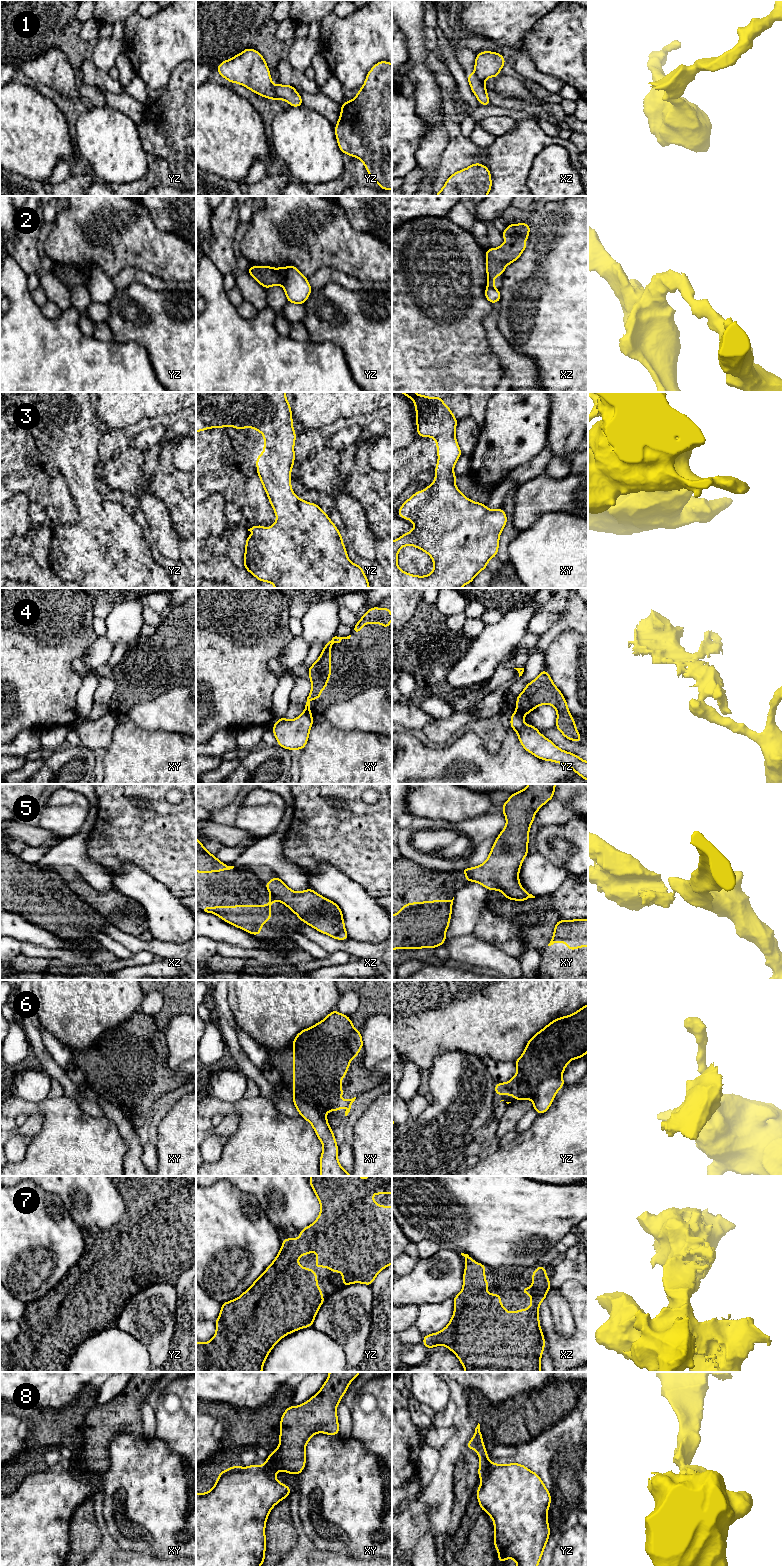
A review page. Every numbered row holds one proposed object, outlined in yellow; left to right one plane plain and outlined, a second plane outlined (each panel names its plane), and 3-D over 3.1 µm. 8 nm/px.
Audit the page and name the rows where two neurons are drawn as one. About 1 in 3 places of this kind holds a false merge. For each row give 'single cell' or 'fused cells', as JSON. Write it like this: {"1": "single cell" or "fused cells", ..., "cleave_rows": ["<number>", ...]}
{"1": "fused cells", "2": "fused cells", "3": "single cell", "4": "fused cells", "5": "fused cells", "6": "fused cells", "7": "single cell", "8": "fused cells", "cleave_rows": ["1", "2", "4", "5", "6", "8"]}

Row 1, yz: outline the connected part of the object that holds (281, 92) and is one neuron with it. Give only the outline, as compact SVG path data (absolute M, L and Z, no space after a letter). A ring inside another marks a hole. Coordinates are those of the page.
M277 84L274 86L274 96L275 100L286 100L292 107L303 105L302 98L293 85Z

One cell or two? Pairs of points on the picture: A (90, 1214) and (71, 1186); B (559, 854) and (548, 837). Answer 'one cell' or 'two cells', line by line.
A: one cell
B: one cell

